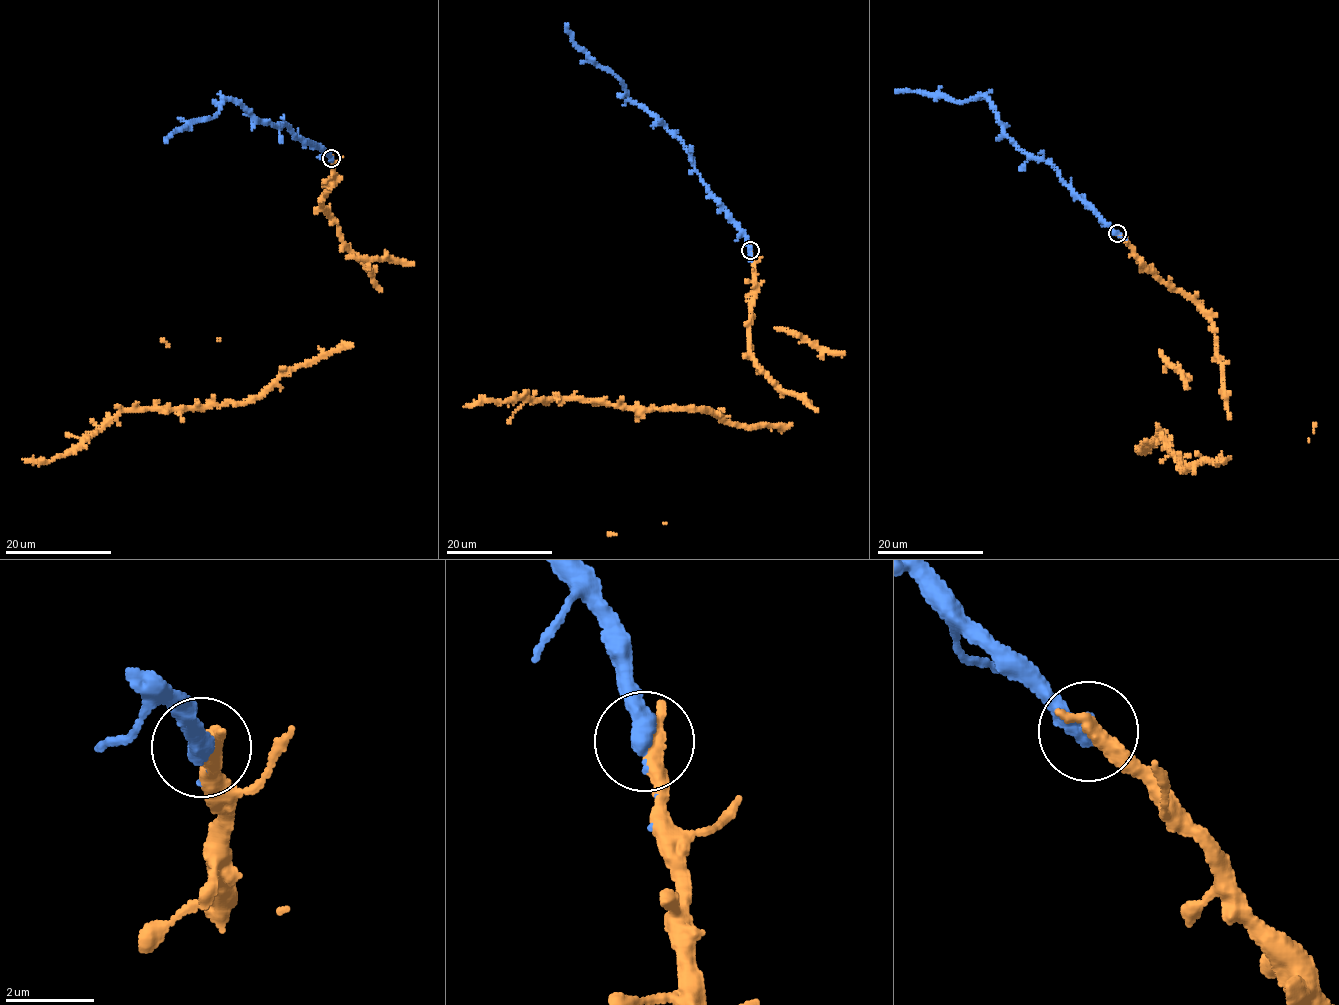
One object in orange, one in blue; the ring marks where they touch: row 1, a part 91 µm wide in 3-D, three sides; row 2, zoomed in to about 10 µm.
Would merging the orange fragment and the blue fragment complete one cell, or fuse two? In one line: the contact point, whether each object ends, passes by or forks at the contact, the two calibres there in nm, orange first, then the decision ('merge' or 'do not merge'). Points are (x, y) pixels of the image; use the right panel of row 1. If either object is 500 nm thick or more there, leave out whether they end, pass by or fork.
(1117, 233) | 440/500 nm | merge

